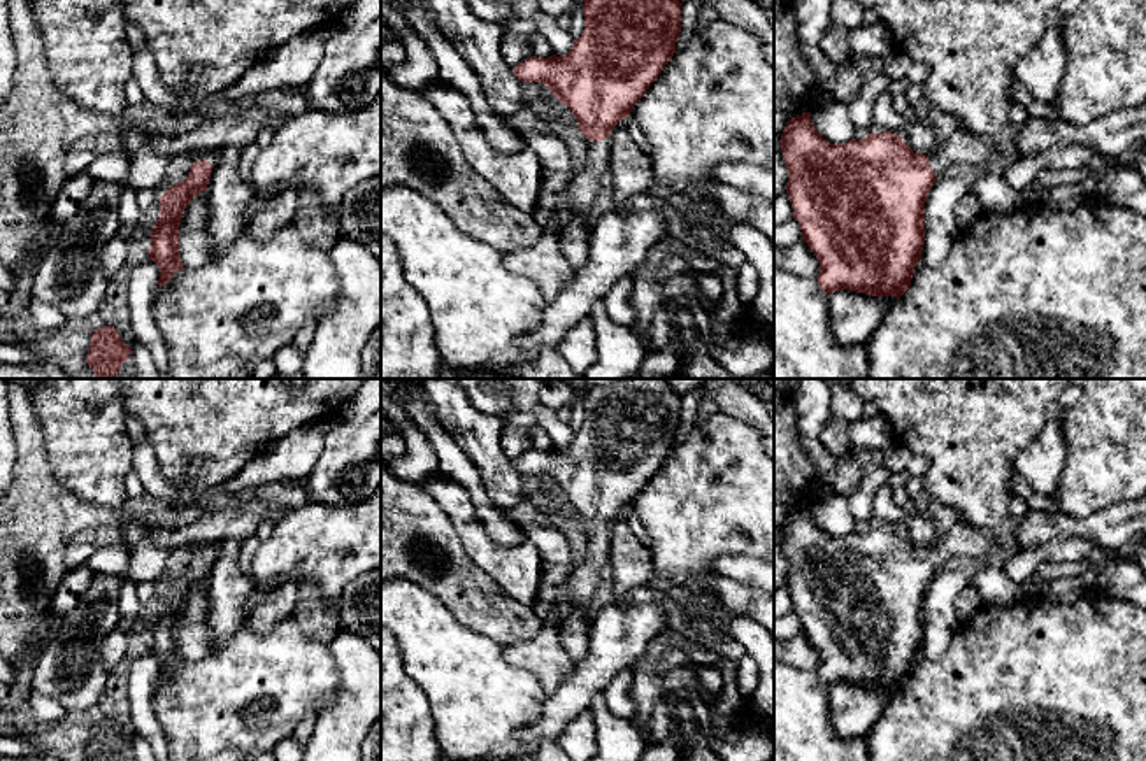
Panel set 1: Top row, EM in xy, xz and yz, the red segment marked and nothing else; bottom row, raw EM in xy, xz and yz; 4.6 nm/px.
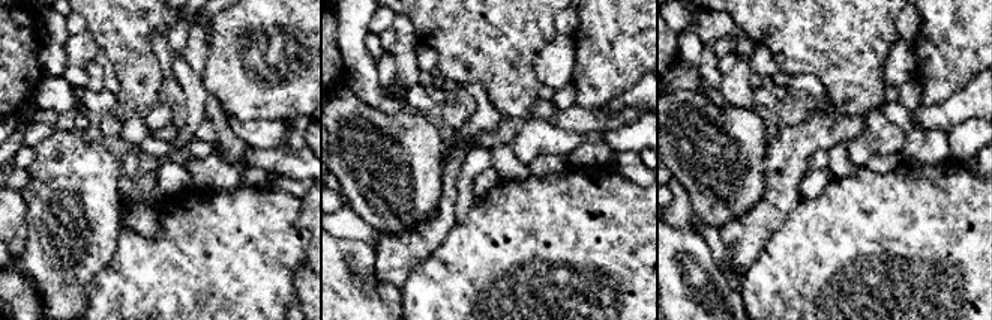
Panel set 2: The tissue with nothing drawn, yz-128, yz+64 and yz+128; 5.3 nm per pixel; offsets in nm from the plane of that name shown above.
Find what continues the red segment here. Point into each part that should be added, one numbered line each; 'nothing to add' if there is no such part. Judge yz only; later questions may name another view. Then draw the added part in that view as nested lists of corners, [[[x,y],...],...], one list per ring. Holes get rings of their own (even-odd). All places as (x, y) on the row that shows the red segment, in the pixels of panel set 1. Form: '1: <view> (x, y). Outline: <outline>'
1: yz (964, 148). Outline: [[[960,124],[942,147],[928,154],[928,161],[935,177],[941,177],[960,165],[981,167],[997,151],[999,146],[990,146],[986,139]]]

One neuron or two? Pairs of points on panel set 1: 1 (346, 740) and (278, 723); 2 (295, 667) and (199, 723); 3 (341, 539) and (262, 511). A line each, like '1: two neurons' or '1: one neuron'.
1: two neurons
2: one neuron
3: two neurons

